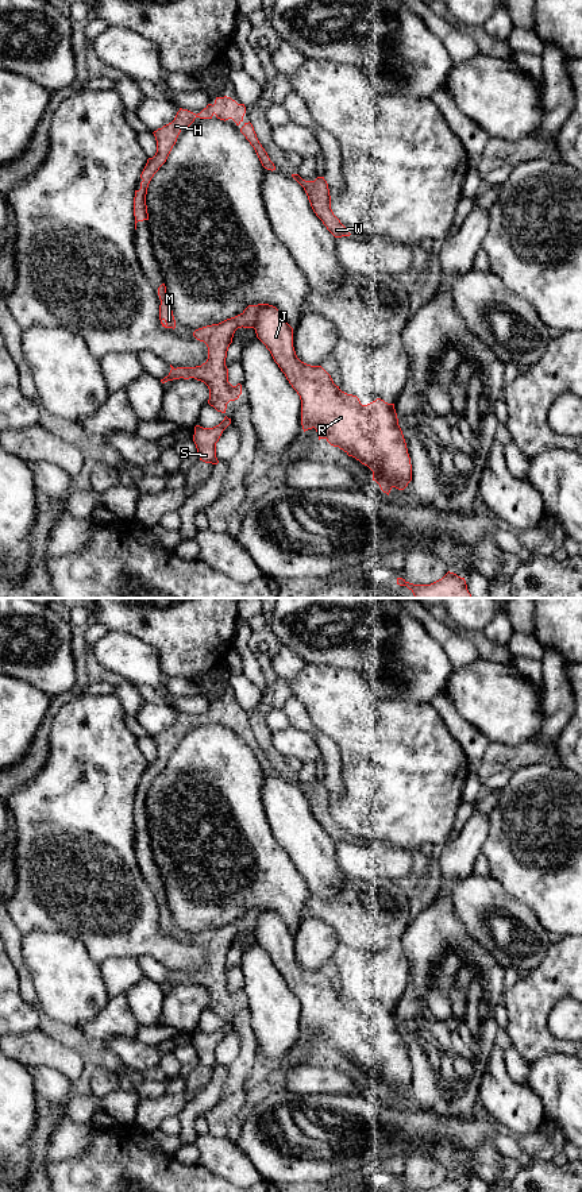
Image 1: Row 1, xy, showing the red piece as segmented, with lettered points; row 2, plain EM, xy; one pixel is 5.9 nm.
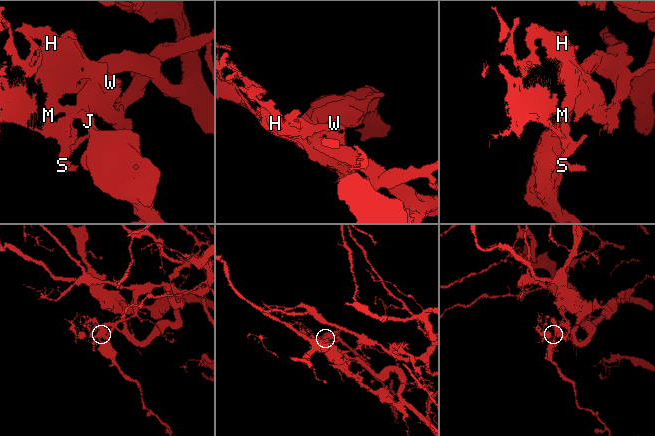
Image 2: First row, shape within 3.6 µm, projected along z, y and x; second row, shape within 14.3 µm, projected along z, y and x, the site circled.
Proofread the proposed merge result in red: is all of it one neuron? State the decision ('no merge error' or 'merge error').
merge error

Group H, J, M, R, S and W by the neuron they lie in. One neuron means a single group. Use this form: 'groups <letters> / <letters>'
groups H M W / J R S

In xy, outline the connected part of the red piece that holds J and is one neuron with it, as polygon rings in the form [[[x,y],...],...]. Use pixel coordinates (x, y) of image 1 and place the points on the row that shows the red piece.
[[[258,304],[257,337],[301,400],[304,432],[315,428],[320,439],[339,447],[373,471],[381,490],[404,490],[412,481],[412,464],[394,404],[381,398],[362,405],[336,386],[321,366],[301,362],[293,347],[293,328],[281,312]]]

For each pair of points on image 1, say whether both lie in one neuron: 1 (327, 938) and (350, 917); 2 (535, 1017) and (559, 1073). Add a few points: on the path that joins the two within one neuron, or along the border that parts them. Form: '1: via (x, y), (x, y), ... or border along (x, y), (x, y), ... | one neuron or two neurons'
1: border along (311, 914), (324, 919), (339, 937) | two neurons
2: border along (567, 1053), (548, 1053), (530, 1064) | two neurons

